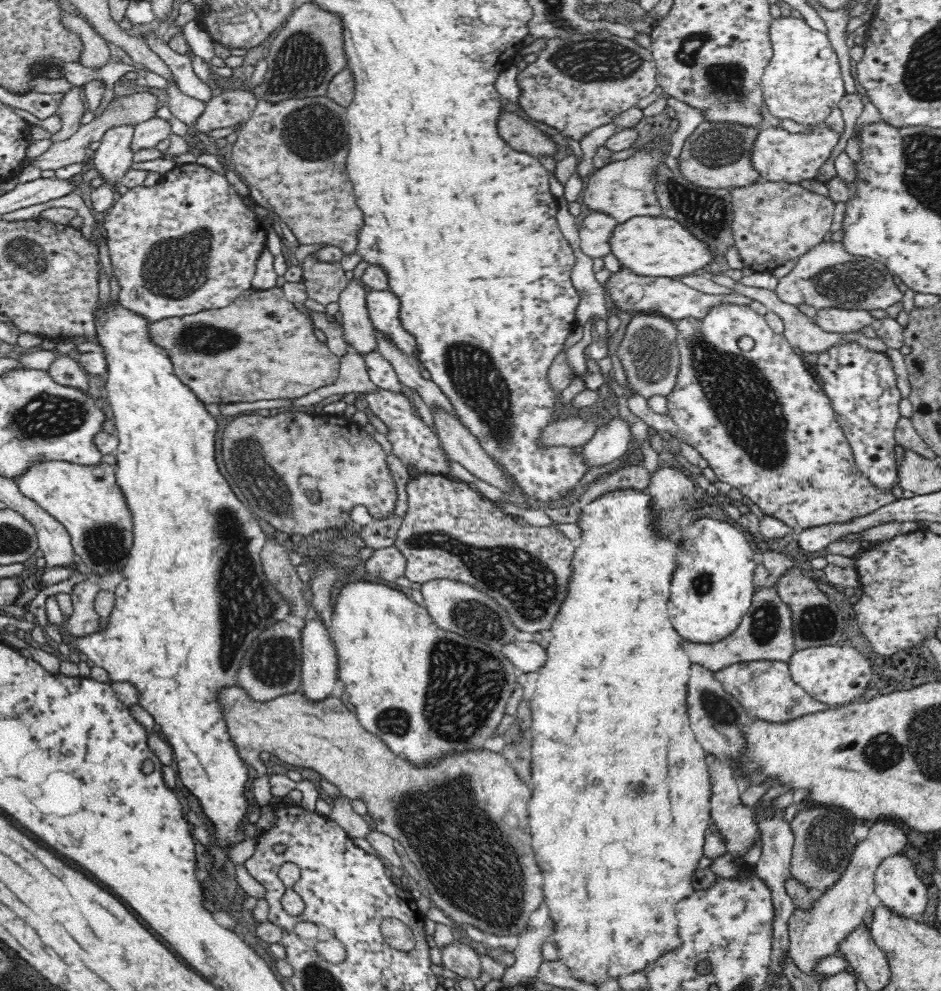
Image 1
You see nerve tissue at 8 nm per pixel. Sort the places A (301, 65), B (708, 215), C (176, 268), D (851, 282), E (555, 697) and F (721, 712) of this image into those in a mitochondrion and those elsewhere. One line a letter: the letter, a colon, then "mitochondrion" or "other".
A: mitochondrion
B: mitochondrion
C: mitochondrion
D: mitochondrion
E: other
F: mitochondrion

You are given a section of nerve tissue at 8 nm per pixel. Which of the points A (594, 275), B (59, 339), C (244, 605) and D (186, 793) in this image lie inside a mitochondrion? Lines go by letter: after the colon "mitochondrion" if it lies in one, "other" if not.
A: other
B: other
C: mitochondrion
D: other

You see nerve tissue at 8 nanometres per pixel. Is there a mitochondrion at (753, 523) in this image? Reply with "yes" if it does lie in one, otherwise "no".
no

